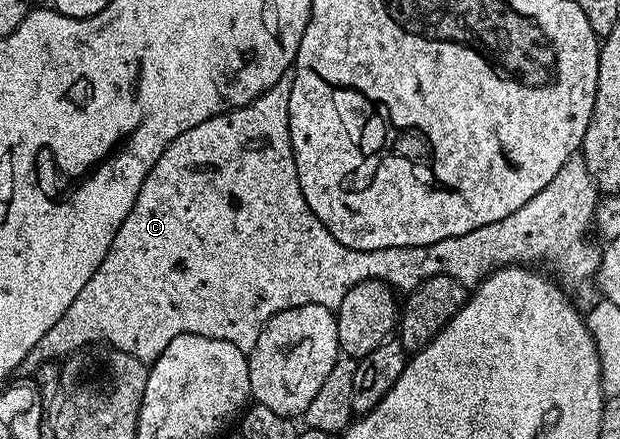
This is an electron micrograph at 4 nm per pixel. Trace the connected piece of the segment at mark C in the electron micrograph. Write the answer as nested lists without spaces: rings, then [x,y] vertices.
[[[290,76],[282,77],[273,88],[262,93],[256,101],[250,101],[247,105],[231,109],[228,113],[222,113],[213,119],[205,119],[205,123],[197,123],[197,127],[189,127],[189,131],[177,135],[177,139],[173,139],[169,143],[169,147],[165,147],[165,151],[153,163],[149,175],[145,175],[145,183],[139,185],[137,199],[131,203],[131,210],[125,215],[101,267],[97,267],[97,271],[93,271],[93,279],[89,279],[89,283],[85,283],[85,287],[81,287],[81,295],[77,295],[77,299],[73,299],[73,303],[69,303],[69,311],[65,311],[65,315],[61,315],[61,319],[57,319],[57,323],[53,323],[53,327],[49,327],[49,331],[41,339],[41,343],[37,343],[37,347],[33,347],[33,351],[29,351],[29,355],[23,360],[21,366],[22,372],[27,372],[27,375],[34,374],[36,367],[42,365],[43,362],[66,358],[79,349],[84,349],[86,345],[96,343],[109,344],[115,349],[120,349],[137,359],[150,363],[158,359],[161,351],[165,351],[165,347],[169,347],[169,343],[173,343],[173,339],[177,339],[177,335],[185,335],[186,333],[205,335],[209,339],[225,339],[229,343],[233,343],[233,347],[250,351],[257,343],[257,335],[261,335],[265,323],[269,323],[269,319],[273,319],[273,315],[277,315],[289,307],[301,307],[302,305],[323,305],[326,309],[338,310],[341,299],[345,299],[345,295],[349,295],[349,291],[362,281],[386,281],[396,291],[410,291],[416,289],[421,283],[425,283],[425,279],[429,279],[433,275],[449,275],[463,285],[474,287],[486,279],[490,273],[496,273],[498,269],[505,269],[508,265],[531,267],[539,263],[535,261],[547,261],[548,267],[546,266],[546,268],[550,270],[559,288],[571,298],[580,313],[586,315],[593,311],[593,307],[599,303],[601,294],[597,278],[599,264],[603,258],[603,249],[601,245],[598,245],[600,242],[594,236],[587,237],[587,232],[589,234],[592,232],[595,206],[601,200],[601,194],[595,188],[595,180],[589,175],[582,156],[570,157],[565,163],[565,167],[561,167],[561,171],[557,171],[557,175],[553,175],[553,179],[549,179],[547,186],[541,191],[537,191],[537,195],[533,195],[533,199],[529,199],[529,203],[517,207],[517,211],[513,211],[513,215],[505,215],[505,219],[497,219],[497,223],[485,223],[485,227],[477,227],[477,231],[465,231],[465,235],[441,239],[441,243],[429,243],[425,247],[385,247],[381,251],[357,251],[337,243],[337,239],[333,239],[333,235],[321,223],[321,219],[317,219],[317,215],[313,215],[313,211],[309,211],[309,203],[305,203],[305,195],[301,191],[301,183],[297,179],[297,167],[289,139],[290,90]]]

